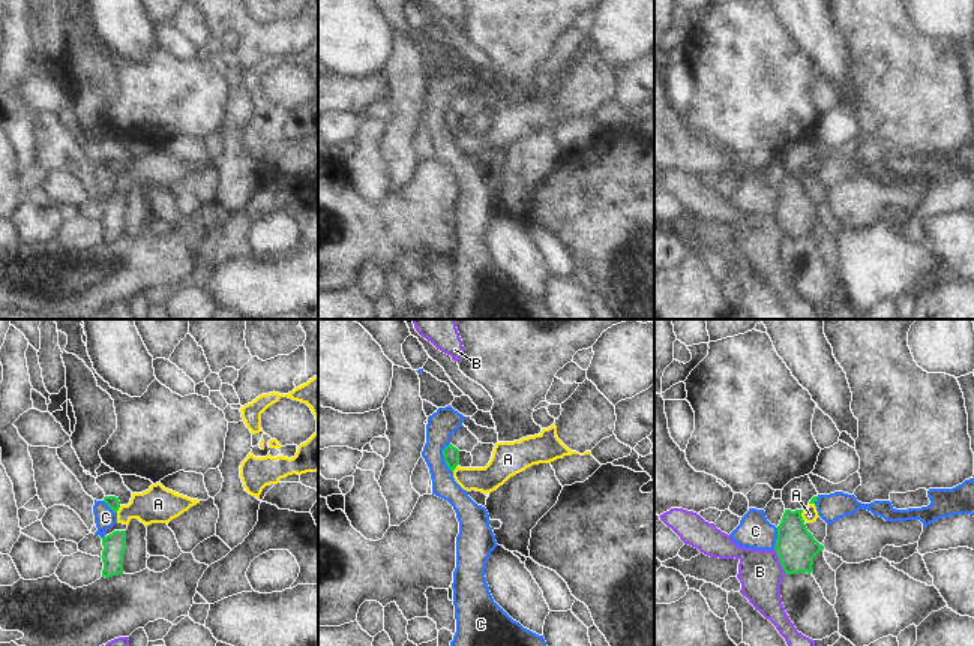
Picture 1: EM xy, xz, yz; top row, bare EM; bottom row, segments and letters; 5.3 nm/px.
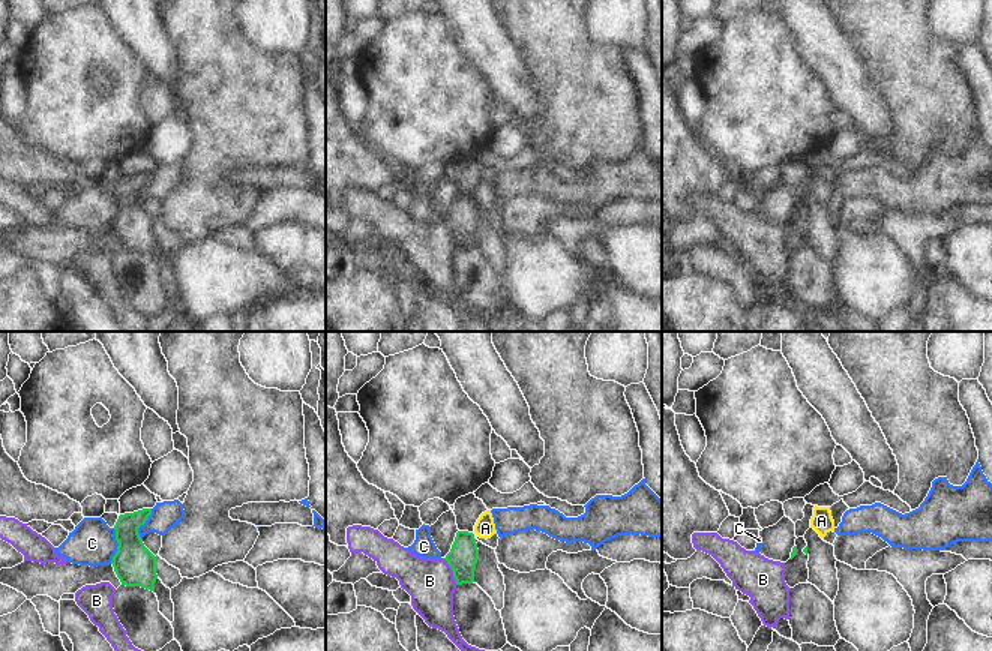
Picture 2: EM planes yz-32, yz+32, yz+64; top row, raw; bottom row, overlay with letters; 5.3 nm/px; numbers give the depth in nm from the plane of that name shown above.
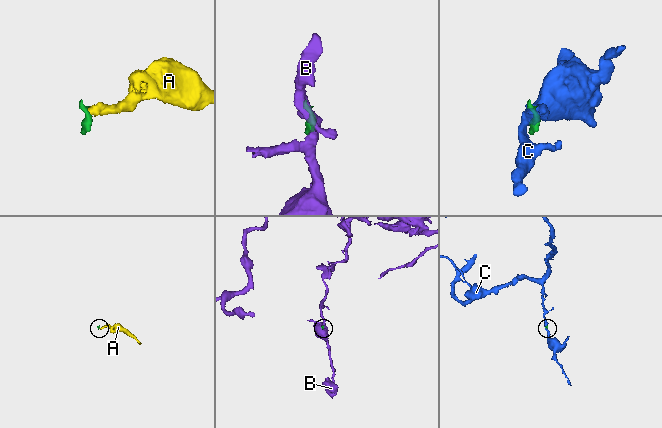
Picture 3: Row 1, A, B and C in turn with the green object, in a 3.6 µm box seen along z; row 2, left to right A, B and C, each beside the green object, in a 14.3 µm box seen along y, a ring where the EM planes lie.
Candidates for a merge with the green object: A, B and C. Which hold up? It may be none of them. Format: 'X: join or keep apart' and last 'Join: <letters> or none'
A: keep apart
B: keep apart
C: keep apart
Join: none

